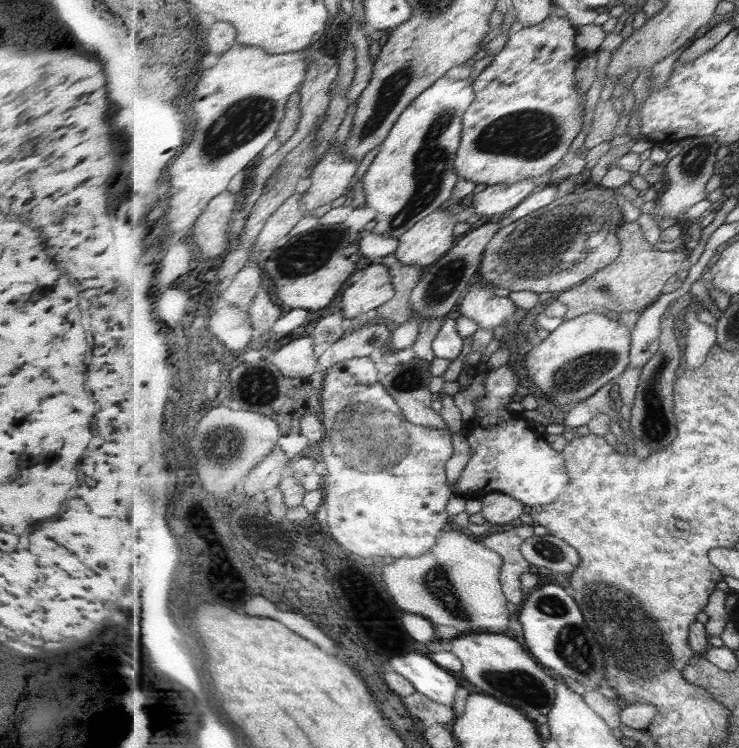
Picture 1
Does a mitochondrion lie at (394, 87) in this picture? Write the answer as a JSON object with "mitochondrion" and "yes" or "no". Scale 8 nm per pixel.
{"mitochondrion":"yes"}

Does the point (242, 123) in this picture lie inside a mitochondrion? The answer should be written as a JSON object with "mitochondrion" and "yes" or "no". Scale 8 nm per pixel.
{"mitochondrion":"yes"}

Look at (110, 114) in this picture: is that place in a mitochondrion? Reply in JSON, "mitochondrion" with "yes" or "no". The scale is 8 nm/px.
{"mitochondrion":"no"}

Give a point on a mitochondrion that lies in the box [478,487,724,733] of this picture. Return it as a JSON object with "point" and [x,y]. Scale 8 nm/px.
{"point":[641,658]}

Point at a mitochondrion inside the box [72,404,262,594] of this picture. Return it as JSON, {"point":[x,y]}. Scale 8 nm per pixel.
{"point":[229,442]}

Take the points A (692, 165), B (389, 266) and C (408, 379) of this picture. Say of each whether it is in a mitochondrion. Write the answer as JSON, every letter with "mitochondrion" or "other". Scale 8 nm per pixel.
{"A":"mitochondrion","B":"other","C":"mitochondrion"}

